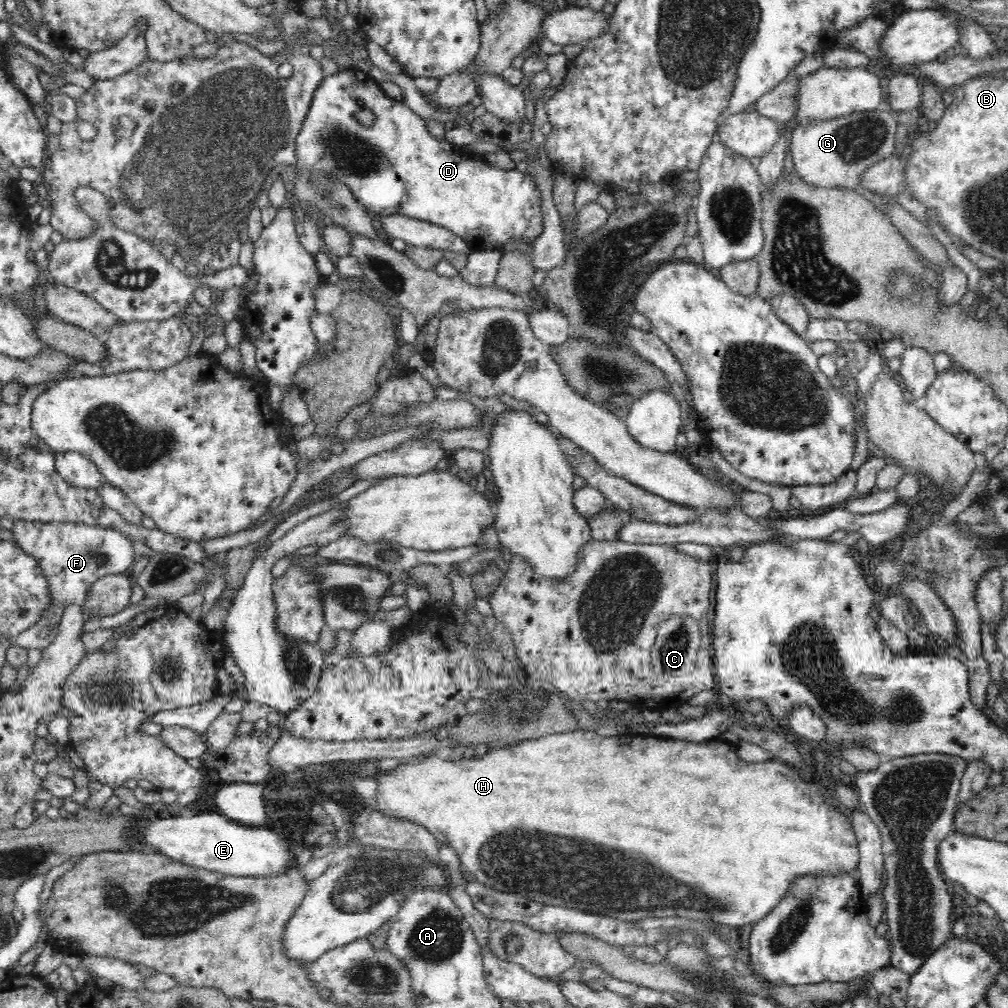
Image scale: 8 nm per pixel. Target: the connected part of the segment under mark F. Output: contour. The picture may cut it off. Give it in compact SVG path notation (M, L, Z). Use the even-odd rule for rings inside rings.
M18 517L12 524L12 542L20 547L24 553L29 554L37 562L39 573L47 584L47 594L50 597L50 606L66 610L72 606L80 608L87 604L88 592L95 584L107 575L126 572L132 563L136 562L138 555L134 553L132 540L114 526L93 526L82 521L40 521L40 519L24 519Z

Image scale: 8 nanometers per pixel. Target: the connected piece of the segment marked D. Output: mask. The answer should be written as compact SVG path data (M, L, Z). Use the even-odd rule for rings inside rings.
M357 68L348 69L344 72L338 72L323 78L314 98L312 98L312 104L310 106L310 112L308 112L307 120L304 122L303 132L296 138L296 155L298 155L298 162L296 162L295 168L310 167L310 169L326 169L330 177L334 177L336 181L344 181L358 201L366 207L373 215L386 216L388 214L398 214L410 218L424 219L425 221L436 223L438 226L443 226L452 231L462 238L462 240L469 246L472 251L480 250L501 250L504 244L508 242L516 242L516 244L534 244L536 238L544 232L544 213L542 213L542 195L540 195L540 189L534 184L532 177L526 172L519 172L517 169L504 170L504 168L498 168L488 163L483 157L463 150L462 148L456 148L452 143L444 139L442 142L432 137L432 134L427 130L427 122L424 118L420 118L414 110L411 110L404 101L396 101L391 97L388 97L384 93L380 85L364 71ZM360 110L372 110L376 116L376 121L372 126L364 127L360 124L357 118L357 114Z

